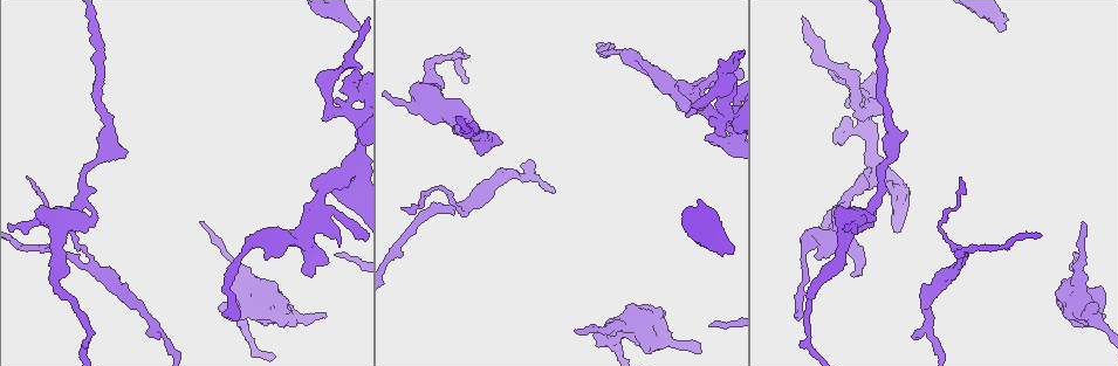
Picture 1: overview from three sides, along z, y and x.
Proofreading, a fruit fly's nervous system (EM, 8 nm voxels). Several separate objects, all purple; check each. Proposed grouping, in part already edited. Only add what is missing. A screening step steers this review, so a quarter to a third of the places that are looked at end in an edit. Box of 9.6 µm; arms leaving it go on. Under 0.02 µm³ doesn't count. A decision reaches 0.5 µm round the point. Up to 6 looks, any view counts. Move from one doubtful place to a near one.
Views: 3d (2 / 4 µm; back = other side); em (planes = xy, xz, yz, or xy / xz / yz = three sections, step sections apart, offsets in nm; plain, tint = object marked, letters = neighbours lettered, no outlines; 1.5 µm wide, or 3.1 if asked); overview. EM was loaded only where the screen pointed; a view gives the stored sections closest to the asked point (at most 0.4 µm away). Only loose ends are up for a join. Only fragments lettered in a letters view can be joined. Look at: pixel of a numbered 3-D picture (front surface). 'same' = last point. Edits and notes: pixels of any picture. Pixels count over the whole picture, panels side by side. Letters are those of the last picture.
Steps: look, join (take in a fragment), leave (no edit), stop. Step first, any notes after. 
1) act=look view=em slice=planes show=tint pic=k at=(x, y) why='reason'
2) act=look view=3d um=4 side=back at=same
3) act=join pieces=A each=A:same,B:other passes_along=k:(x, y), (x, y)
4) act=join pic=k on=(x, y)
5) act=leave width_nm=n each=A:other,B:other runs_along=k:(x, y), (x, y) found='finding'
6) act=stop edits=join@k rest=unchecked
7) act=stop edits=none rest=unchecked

act=look view=em slice=xy step=8 show=letters pic=1 at=(697, 350) why='an open end'

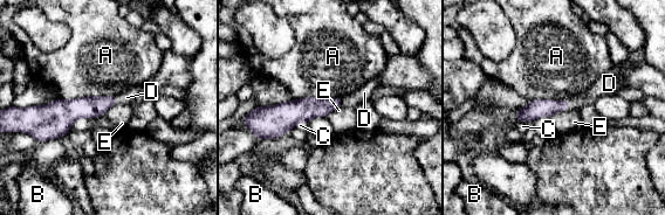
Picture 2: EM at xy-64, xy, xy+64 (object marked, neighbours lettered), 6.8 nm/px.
act=join pieces=D longest_contact=A:400nm each=A:other,B:other,C:other,D:same,E:other passes_along=2:(535, 109), (567, 104), (598, 88) found='it goes on there'

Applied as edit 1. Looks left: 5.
act=look view=overview why='see it whole again'

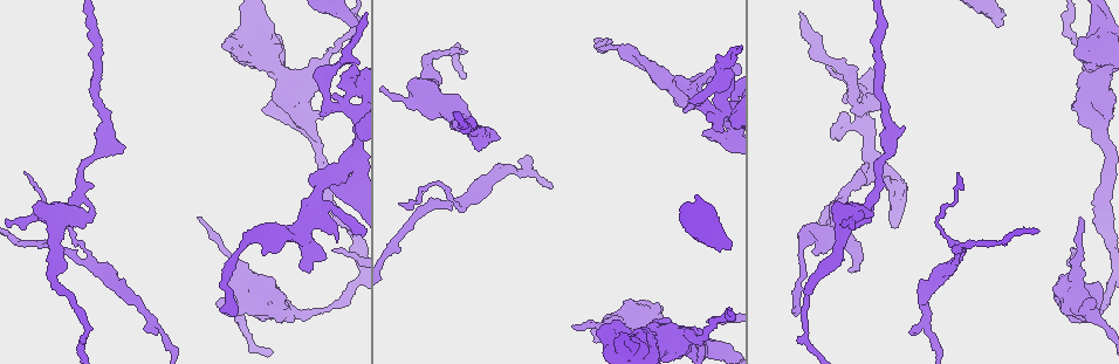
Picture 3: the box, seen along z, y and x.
act=look view=em slice=planes show=plain pic=3 at=(337, 237) why='branch stops here'

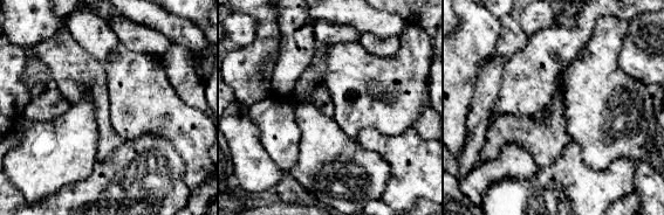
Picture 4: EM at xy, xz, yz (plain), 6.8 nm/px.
act=look view=em slice=planes show=letters at=same why='what lies round it'

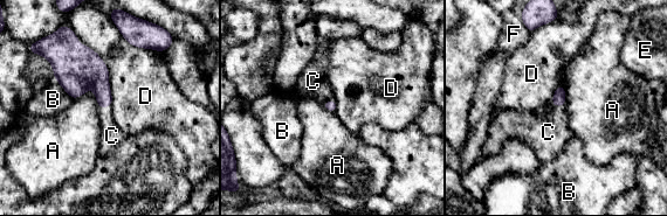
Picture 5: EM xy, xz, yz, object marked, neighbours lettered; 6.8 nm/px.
act=join pieces=C each=A:other,B:other,C:same,D:other,E:other,F:other passes_along=5:(558, 99), (558, 105), (548, 132) found='it goes on there'

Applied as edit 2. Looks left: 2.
act=stop edits=join@2,join@5 rest=unchecked

